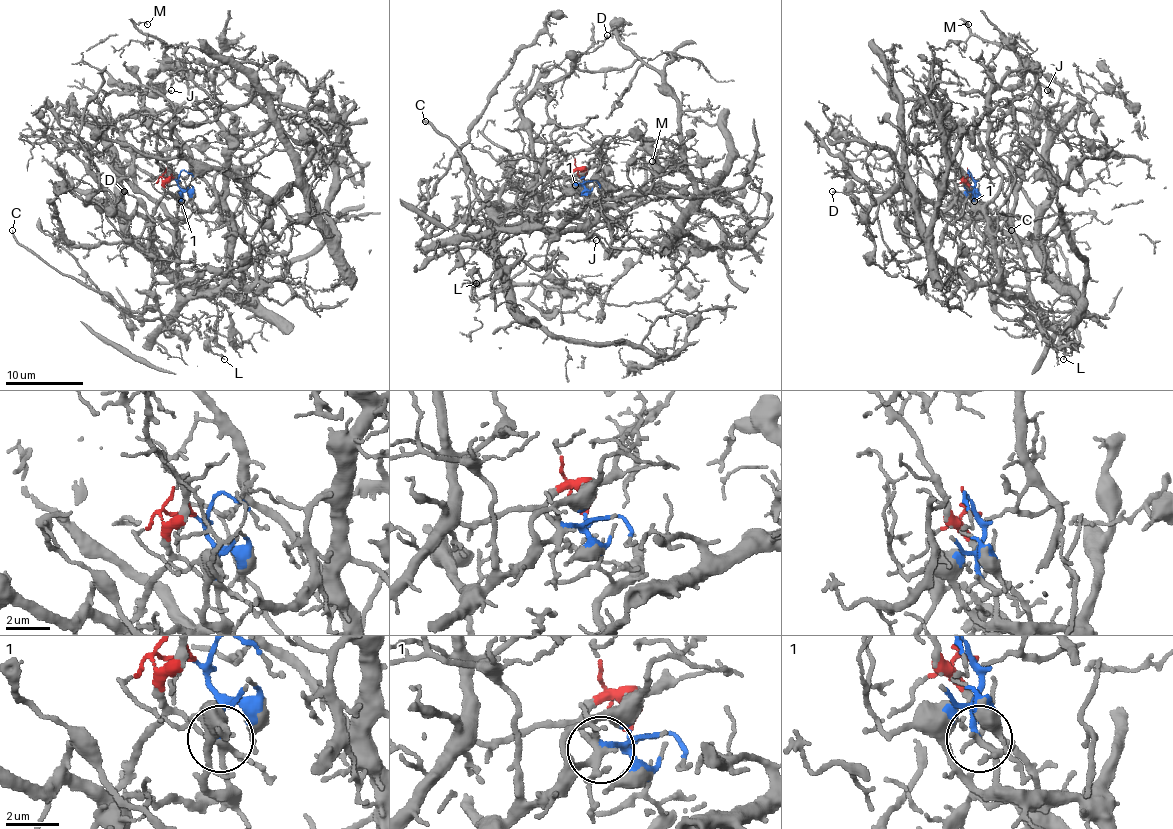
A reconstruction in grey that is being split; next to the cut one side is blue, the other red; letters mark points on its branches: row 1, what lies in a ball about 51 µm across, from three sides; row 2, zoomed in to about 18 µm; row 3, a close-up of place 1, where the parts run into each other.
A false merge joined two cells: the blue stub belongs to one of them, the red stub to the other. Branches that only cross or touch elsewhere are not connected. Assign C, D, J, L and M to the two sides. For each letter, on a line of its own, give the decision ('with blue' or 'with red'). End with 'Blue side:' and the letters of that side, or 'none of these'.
C: with blue
D: with red
J: with red
L: with blue
M: with red
Blue side: C, L

